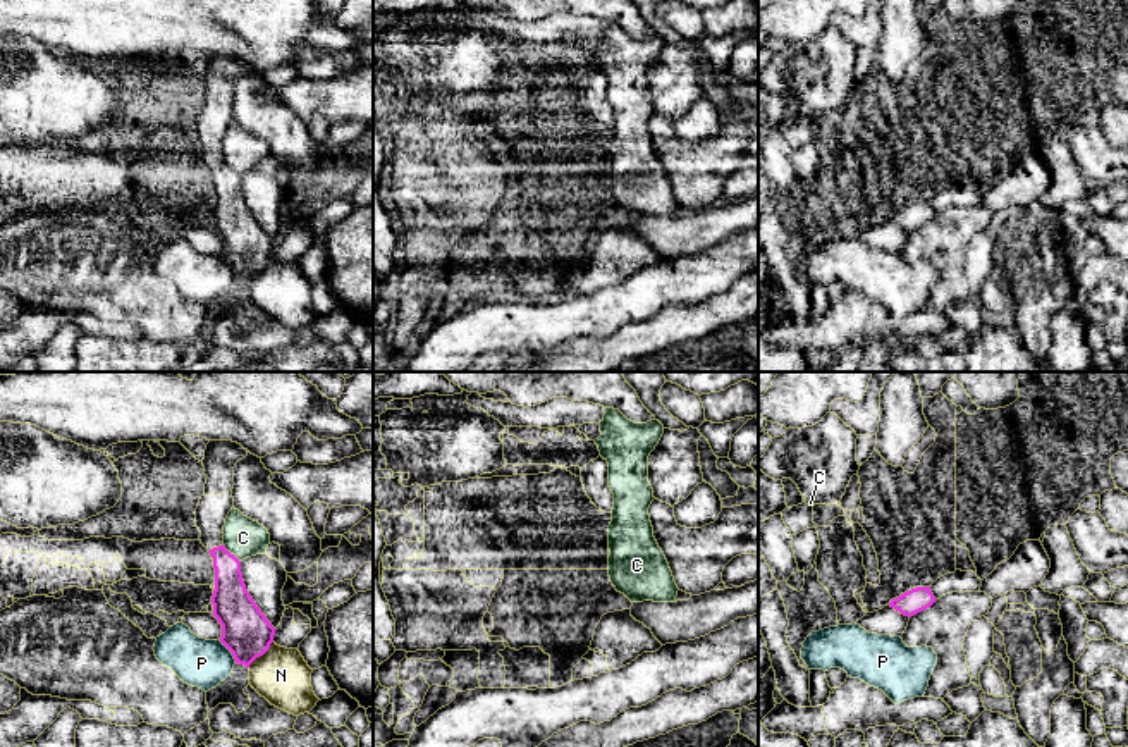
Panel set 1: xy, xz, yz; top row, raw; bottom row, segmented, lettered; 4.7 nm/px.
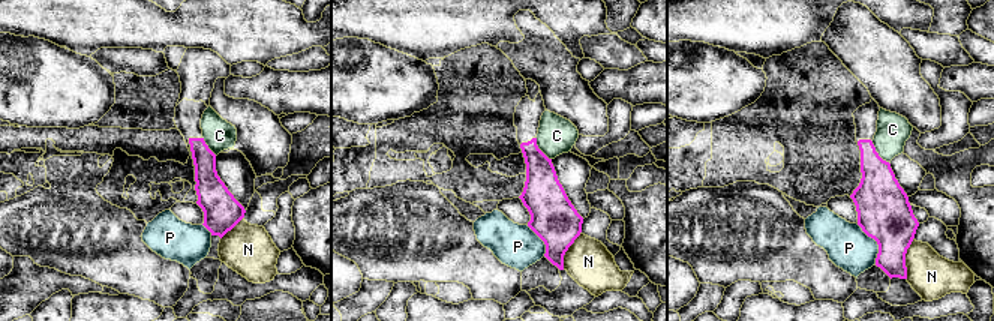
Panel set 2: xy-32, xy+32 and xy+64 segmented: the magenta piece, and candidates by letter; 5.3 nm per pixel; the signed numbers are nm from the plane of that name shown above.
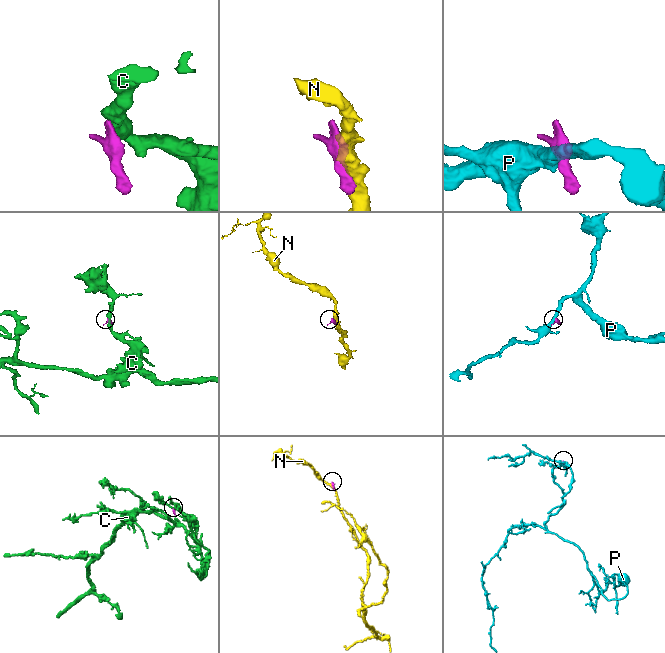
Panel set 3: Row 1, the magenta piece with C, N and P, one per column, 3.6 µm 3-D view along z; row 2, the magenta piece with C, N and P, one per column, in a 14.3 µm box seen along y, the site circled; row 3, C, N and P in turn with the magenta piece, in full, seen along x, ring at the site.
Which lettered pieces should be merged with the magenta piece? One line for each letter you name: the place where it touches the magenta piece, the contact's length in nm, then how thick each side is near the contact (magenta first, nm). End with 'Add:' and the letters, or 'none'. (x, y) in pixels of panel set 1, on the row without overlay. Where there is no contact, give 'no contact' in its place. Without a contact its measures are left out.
Add: none

